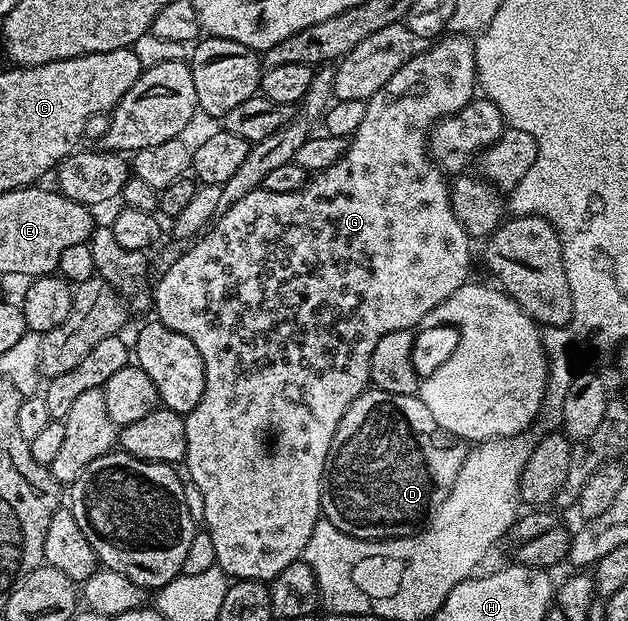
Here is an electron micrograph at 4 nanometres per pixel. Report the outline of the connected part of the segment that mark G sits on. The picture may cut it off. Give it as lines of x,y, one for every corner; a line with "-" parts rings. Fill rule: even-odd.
443,34
429,46
423,47
426,48
423,52
422,49
415,51
410,60
404,62
404,66
400,66
400,70
396,70
396,74
392,74
392,78
388,78
388,82
384,82
384,86
380,86
380,90
376,90
376,94
372,94
369,100
366,101
364,118
360,121
360,126
355,130
353,136
349,137
345,152
336,162
332,162
332,166
328,166
322,172
313,173
300,190
292,190
288,194
276,194
275,192
269,192
267,188
263,187
257,188
255,192
244,194
244,198
240,198
240,202
236,202
232,207
225,209
197,237
196,242
191,243
187,247
191,248
183,256
178,256
171,262
170,269
159,278
158,285
155,288
153,285
152,308
153,311
158,311
155,312
156,319
164,326
168,326
168,330
176,330
176,334
184,334
184,338
192,338
192,342
196,345
196,350
200,350
200,358
204,358
204,374
206,375
204,398
200,398
200,402
196,402
196,410
187,412
184,416
186,421
186,459
184,461
184,468
190,471
188,479
196,482
200,495
204,497
204,528
205,531
210,533
212,547
216,550
216,565
226,573
227,577
234,580
261,580
269,582
278,577
280,570
284,570
284,566
292,566
292,562
302,559
302,551
308,546
308,538
312,538
312,530
316,526
318,519
322,516
322,475
326,469
328,450
332,446
332,438
336,434
336,426
340,426
340,418
344,418
348,406
352,406
352,402
356,402
356,398
360,398
360,394
367,391
370,384
372,350
376,350
376,342
380,342
380,338
384,338
384,334
392,334
392,330
413,329
415,326
421,325
422,319
432,309
440,306
452,294
456,294
456,290
460,290
460,286
471,279
470,244
472,244
472,238
464,230
464,226
460,226
456,214
452,214
450,186
442,169
437,168
433,160
430,159
428,141
430,129
438,121
442,120
445,116
456,114
469,100
475,99
476,81
478,78
476,54
474,53
475,47
475,41
469,35

